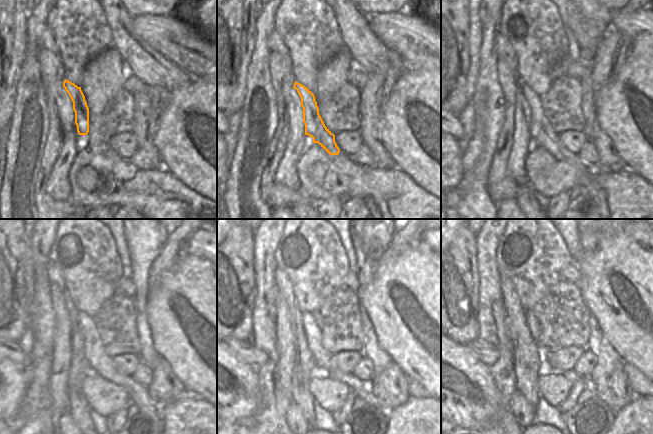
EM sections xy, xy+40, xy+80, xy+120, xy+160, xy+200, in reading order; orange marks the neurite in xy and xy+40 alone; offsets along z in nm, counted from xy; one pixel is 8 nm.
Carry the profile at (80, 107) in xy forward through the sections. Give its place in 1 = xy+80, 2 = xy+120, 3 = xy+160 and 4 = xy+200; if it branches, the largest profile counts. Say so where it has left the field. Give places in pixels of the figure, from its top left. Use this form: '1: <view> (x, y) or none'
1: xy+80 (542, 132)
2: xy+120 (100, 363)
3: xy+160 (323, 368)
4: xy+200 (534, 326)

